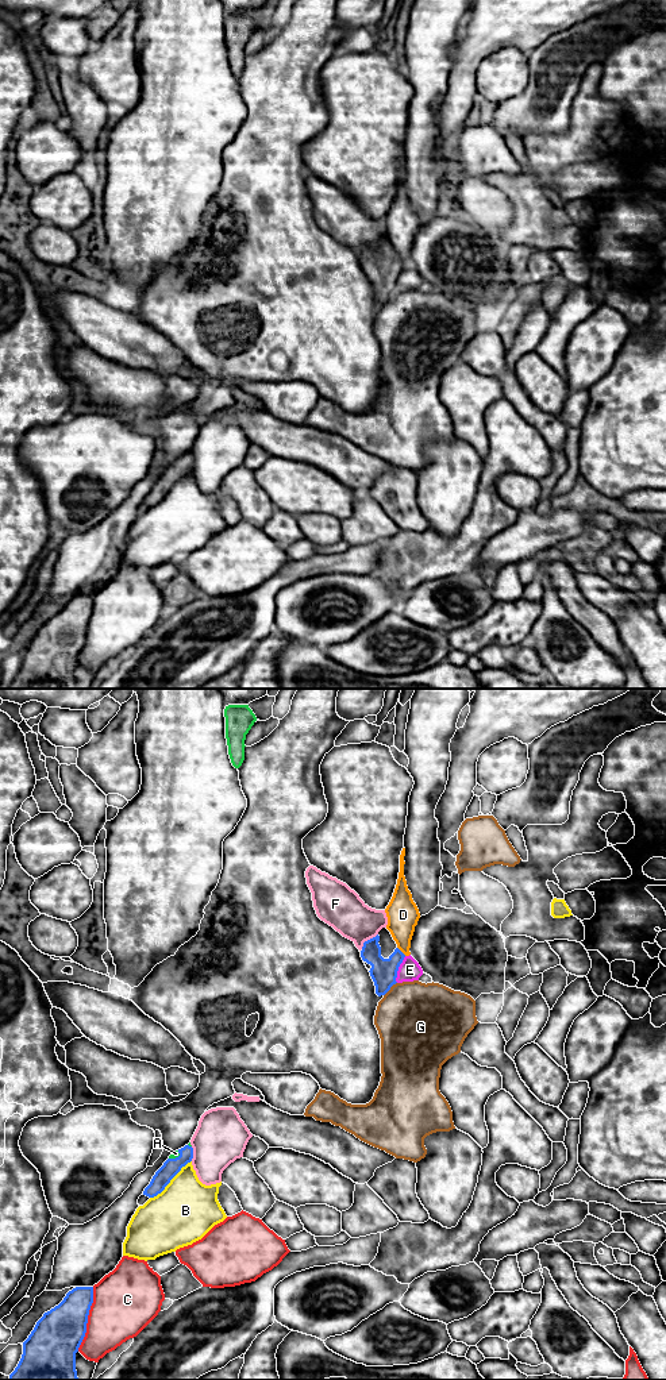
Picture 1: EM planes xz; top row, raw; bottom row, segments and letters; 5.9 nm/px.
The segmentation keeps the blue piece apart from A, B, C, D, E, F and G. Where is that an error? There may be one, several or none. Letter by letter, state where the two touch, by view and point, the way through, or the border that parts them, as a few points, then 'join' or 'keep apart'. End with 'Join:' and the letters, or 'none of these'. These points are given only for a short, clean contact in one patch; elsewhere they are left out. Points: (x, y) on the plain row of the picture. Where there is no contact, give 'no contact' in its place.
A: xz (176, 466) | across xz (172, 475), (176, 466), (176, 462) | join
B: xz (170, 488) | keep apart
C: xz (87, 628) | keep apart
D: xz (400, 259) | keep apart
E: xz (397, 278) | keep apart
F: xz (368, 249) | keep apart
G: xz (389, 297) | keep apart
Join: A

